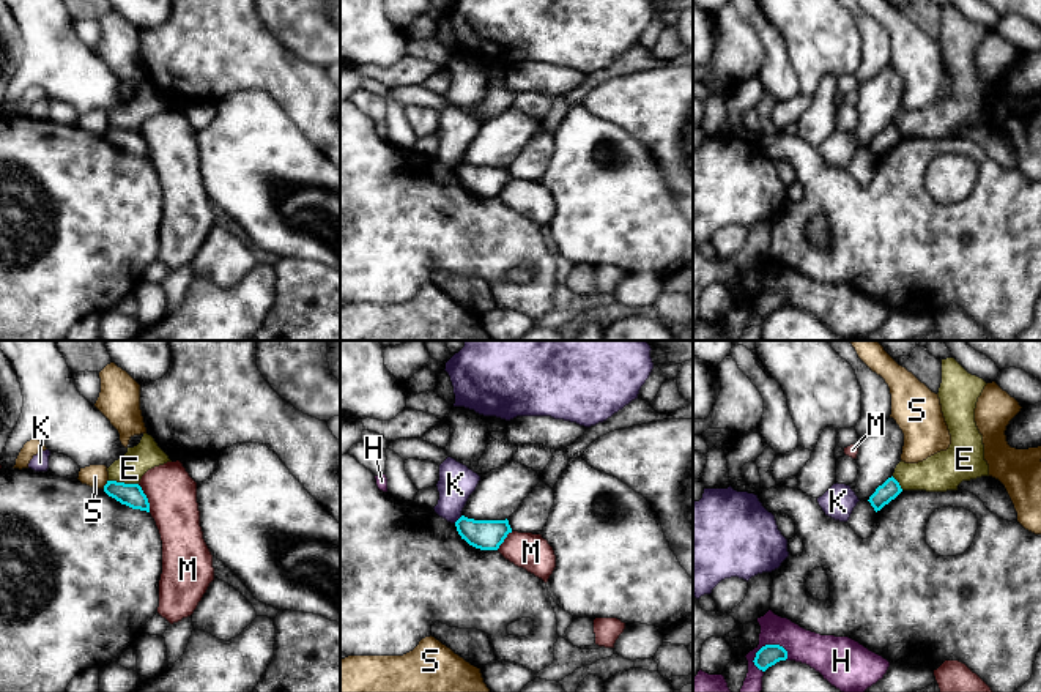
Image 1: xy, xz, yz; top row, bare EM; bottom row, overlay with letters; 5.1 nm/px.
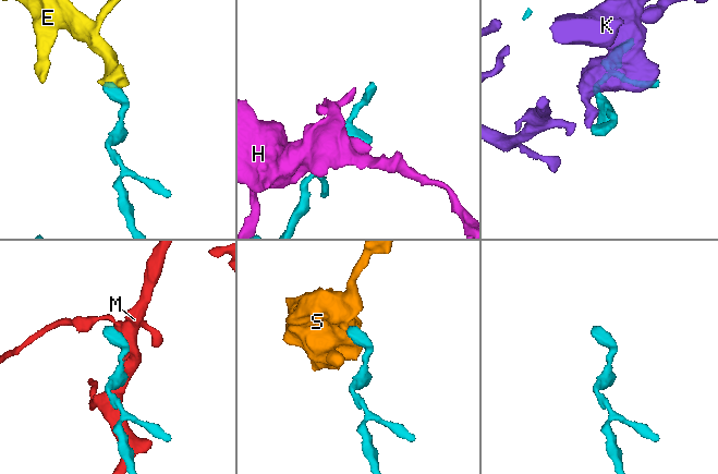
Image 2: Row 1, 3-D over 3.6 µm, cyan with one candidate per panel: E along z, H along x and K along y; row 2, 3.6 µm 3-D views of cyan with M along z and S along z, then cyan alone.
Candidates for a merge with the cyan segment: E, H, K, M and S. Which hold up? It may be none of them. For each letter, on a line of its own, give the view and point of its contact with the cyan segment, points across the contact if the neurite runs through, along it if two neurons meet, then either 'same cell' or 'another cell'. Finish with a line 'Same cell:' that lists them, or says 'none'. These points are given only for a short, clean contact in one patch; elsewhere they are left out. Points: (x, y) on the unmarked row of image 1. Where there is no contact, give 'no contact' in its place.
E: meets cyan in xy at (123, 130); border along xy (109, 126), (137, 131); another cell
H: meets cyan in yz at (770, 292); another cell
K: meets cyan in xz at (459, 166); another cell
M: meets cyan in xy at (147, 145); another cell
S: meets cyan in xy at (106, 131); border along xy (107, 126), (103, 134); another cell
Same cell: none

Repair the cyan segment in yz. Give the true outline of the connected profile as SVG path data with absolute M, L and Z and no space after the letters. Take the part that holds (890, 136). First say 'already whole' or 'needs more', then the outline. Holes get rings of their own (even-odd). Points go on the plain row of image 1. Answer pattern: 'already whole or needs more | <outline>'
already whole | M891 123L869 143L869 150L874 158L880 158L885 151L895 147L902 139L899 129Z

